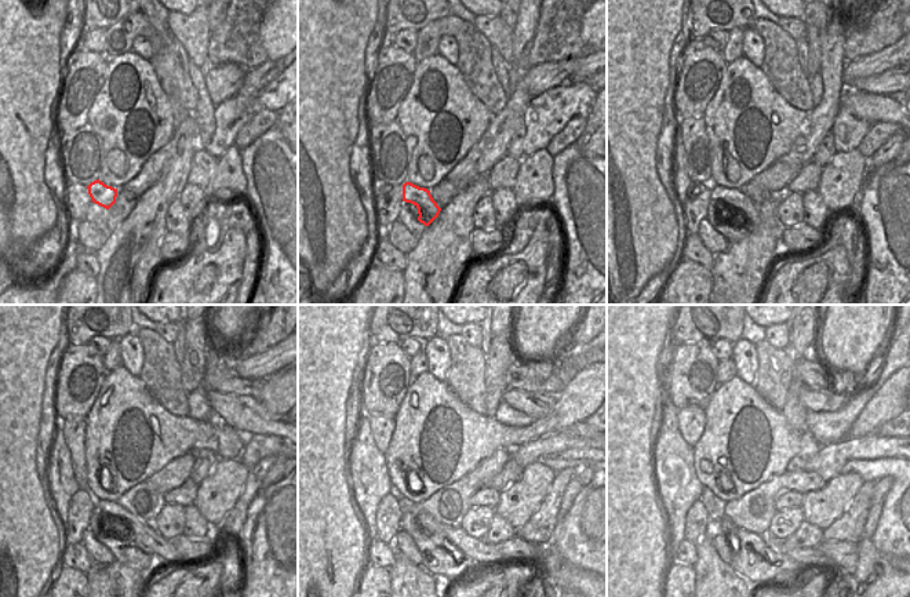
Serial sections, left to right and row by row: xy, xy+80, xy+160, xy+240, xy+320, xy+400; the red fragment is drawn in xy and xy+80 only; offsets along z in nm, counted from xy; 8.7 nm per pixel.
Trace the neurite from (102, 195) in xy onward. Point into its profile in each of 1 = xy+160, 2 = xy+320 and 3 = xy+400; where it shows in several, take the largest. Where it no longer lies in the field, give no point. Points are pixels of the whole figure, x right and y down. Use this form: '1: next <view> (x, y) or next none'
1: next xy+160 (743, 213)
2: next xy+320 (476, 549)
3: next xy+400 (814, 557)

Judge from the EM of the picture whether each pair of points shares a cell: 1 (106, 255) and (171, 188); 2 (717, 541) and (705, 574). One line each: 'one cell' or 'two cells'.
1: one cell
2: two cells

